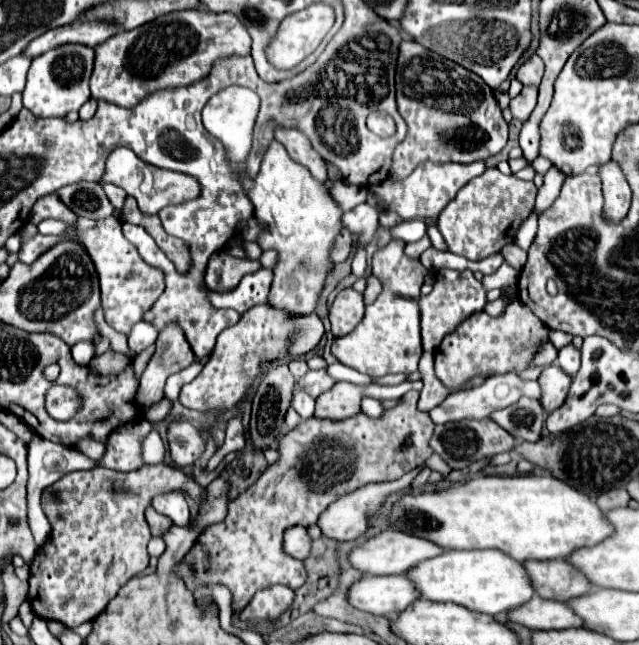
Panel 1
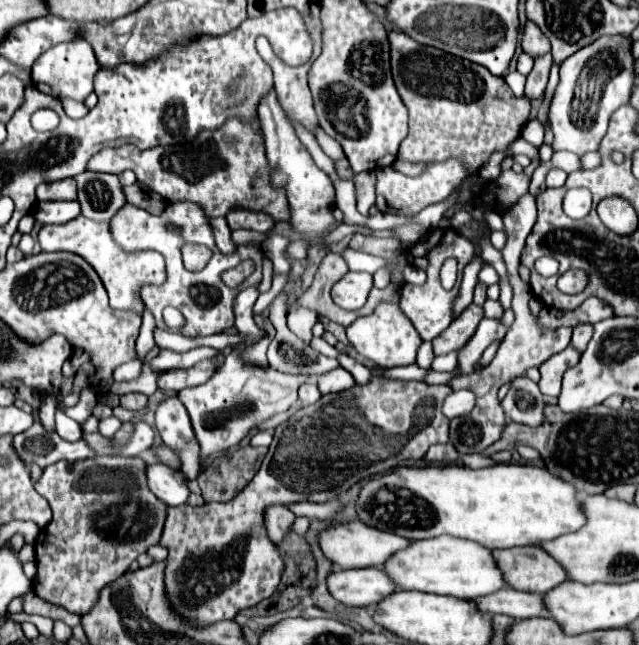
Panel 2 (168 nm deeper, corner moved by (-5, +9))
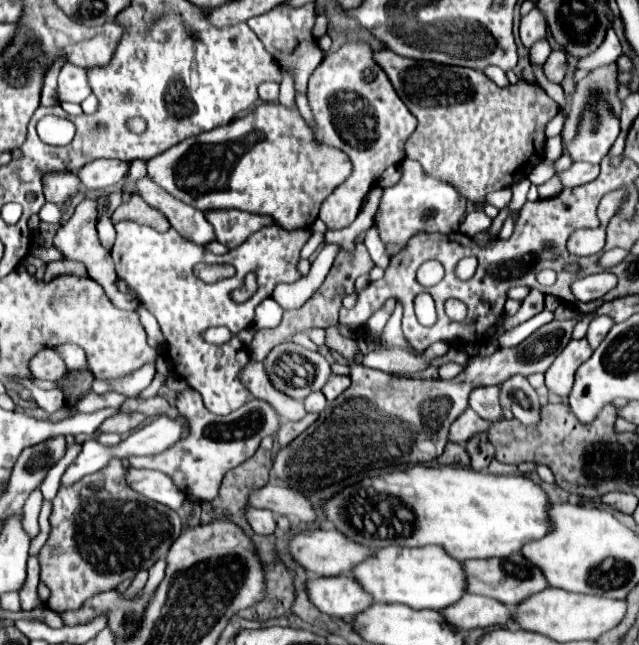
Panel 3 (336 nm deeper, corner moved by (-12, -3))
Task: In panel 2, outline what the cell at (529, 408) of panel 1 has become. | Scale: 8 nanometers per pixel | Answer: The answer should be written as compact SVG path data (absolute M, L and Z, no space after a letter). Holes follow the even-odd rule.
M517 376L511 382L501 406L505 410L505 416L513 422L539 426L543 420L543 394L539 392L539 386L527 376Z

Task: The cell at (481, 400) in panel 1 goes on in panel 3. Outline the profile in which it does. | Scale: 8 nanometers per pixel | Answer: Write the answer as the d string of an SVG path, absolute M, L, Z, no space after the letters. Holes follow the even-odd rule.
M466 408L450 428L450 442L464 444L472 434L476 434L476 412Z

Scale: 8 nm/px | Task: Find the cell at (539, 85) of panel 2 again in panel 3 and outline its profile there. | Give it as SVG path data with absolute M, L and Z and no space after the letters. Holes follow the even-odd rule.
M552 50L552 54L548 56L546 64L544 64L544 74L550 82L560 82L566 74L566 54L562 50Z

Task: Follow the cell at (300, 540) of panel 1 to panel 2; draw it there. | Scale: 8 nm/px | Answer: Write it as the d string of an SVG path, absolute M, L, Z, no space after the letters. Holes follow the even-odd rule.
M267 506L265 508L265 528L267 528L267 536L273 542L281 542L285 532L289 532L295 516L293 512L289 512L285 506Z

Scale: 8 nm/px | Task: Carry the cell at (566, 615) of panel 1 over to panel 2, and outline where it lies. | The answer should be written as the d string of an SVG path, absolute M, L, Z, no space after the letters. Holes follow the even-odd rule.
M501 588L489 596L479 596L473 600L475 606L485 614L507 614L511 618L533 618L549 616L543 598L529 592L517 592L513 588Z

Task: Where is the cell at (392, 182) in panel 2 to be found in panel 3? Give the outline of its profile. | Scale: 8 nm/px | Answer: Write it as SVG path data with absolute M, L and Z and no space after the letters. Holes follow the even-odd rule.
M404 160L402 180L396 186L386 188L380 198L380 206L376 212L376 226L380 230L382 242L404 244L410 240L410 236L420 232L442 232L442 234L458 232L460 218L466 212L466 200L450 184L410 172L410 163L420 164L416 160Z

